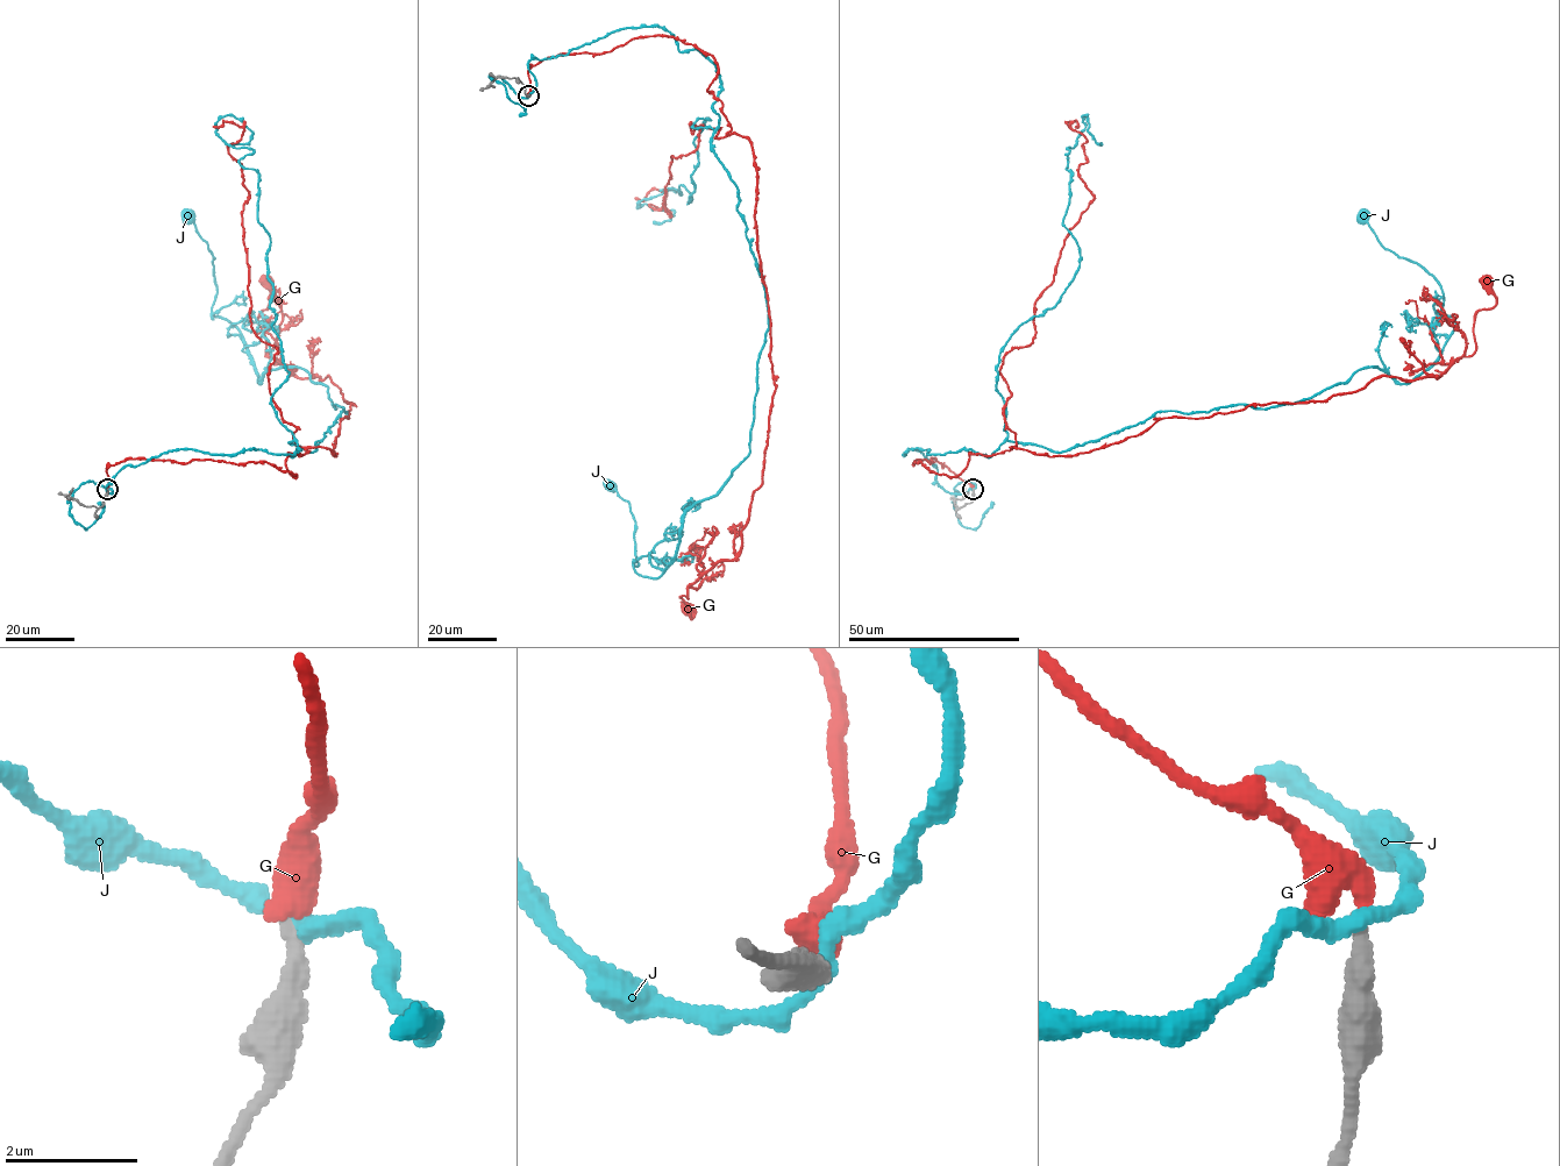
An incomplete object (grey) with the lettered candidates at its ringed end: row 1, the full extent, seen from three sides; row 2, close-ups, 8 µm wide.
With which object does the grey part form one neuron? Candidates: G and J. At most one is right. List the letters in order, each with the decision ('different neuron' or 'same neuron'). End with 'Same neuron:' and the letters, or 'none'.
G: same neuron
J: different neuron
Same neuron: G

